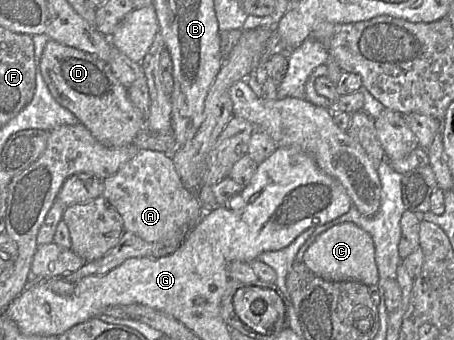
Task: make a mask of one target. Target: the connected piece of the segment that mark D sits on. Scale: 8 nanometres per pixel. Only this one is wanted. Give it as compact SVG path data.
M50 40L41 57L41 74L54 99L72 112L104 146L118 148L131 145L145 129L147 118L132 104L128 89L115 77L108 62Z

